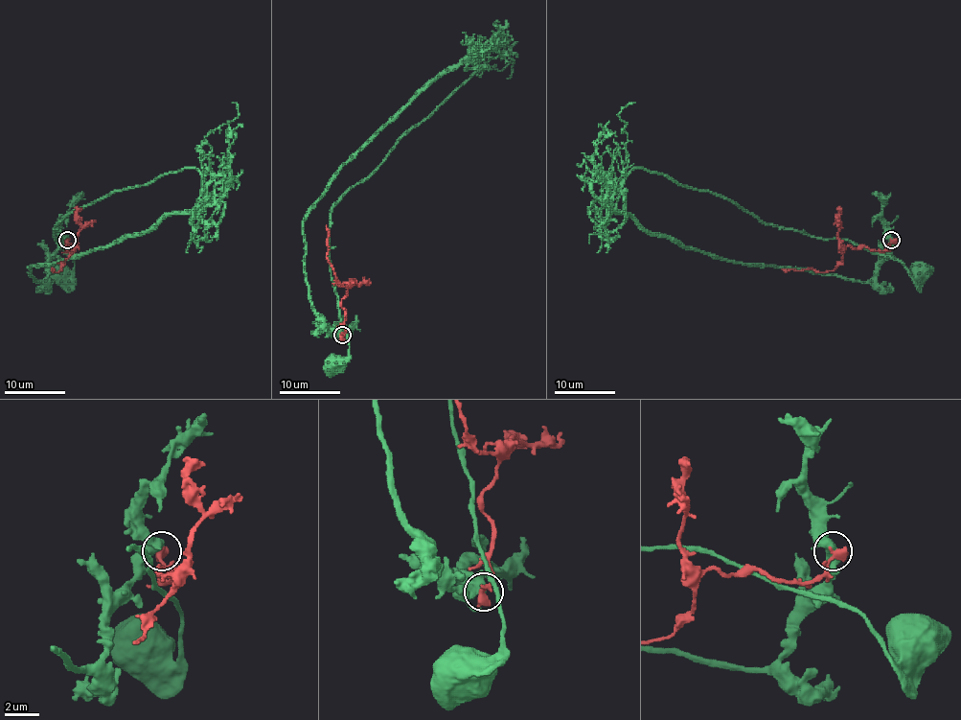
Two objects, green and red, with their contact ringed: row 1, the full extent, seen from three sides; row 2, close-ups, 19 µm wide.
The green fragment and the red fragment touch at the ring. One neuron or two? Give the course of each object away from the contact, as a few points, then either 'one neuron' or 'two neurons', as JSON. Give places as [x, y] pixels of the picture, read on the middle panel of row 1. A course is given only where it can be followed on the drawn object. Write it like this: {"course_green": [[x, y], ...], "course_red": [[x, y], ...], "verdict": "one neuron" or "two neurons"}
{"course_green": [[341, 336], [315, 311], [307, 211], [471, 59], [332, 208], [349, 344], [332, 361]], "course_red": [[341, 336], [345, 326], [341, 298], [348, 290], [341, 287], [326, 256], [326, 225]], "verdict": "two neurons"}

